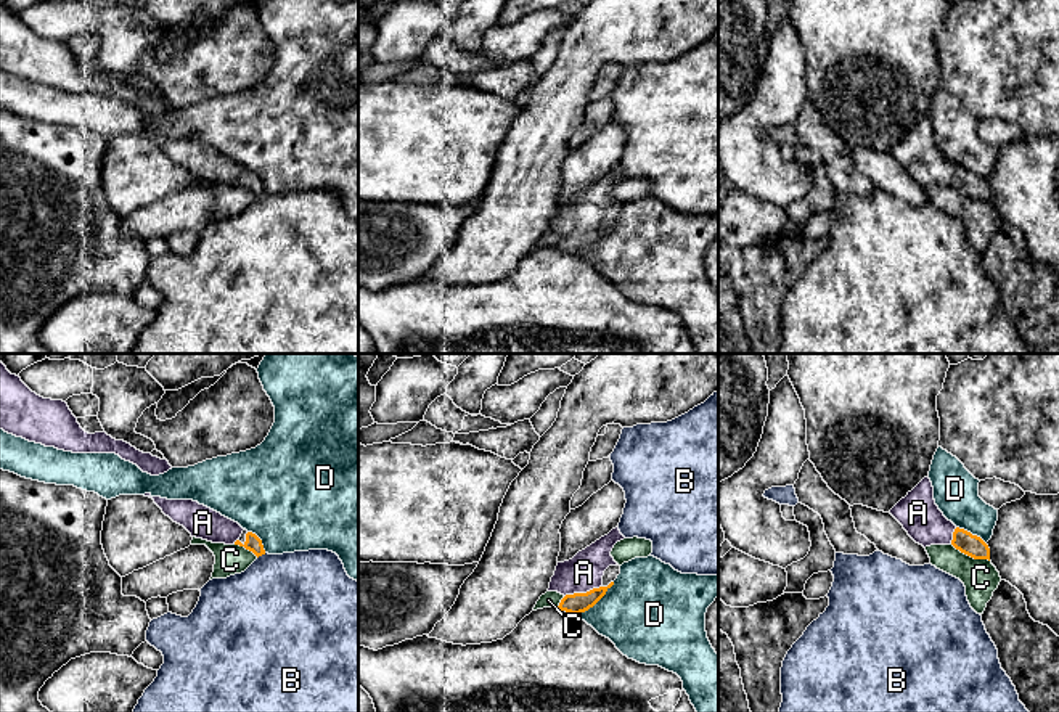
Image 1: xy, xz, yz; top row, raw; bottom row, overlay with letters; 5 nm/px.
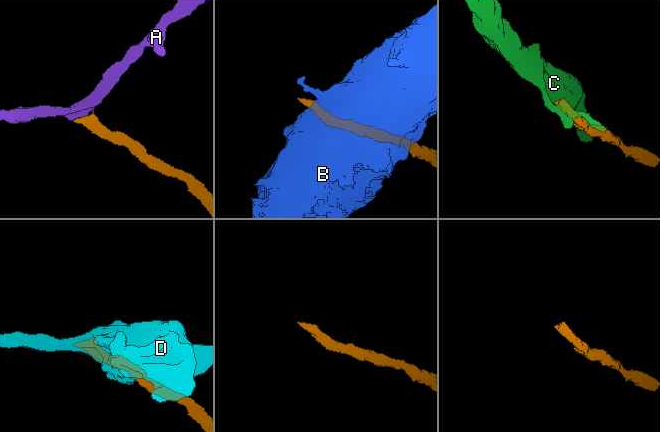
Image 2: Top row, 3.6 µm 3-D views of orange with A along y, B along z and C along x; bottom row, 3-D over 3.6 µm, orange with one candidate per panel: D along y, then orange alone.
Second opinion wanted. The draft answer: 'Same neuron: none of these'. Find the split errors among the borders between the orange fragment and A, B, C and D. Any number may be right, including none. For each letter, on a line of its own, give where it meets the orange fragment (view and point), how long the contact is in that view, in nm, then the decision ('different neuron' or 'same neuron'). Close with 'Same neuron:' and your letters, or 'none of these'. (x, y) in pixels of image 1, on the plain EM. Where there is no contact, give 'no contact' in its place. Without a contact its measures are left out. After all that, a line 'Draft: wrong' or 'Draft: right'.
A: xz (582, 233) | 200 nm | same neuron
B: xy (261, 195) | 50 nm | different neuron
C: yz (969, 195) | 220 nm | different neuron
D: xz (596, 241) | 240 nm | different neuron
Same neuron: A
Draft: wrong

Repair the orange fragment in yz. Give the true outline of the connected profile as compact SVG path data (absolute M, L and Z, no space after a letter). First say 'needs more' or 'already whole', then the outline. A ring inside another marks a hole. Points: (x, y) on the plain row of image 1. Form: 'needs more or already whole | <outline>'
needs more | M924 117L905 138L902 138L890 154L903 166L908 175L919 185L953 185L961 193L974 199L988 199L990 188L977 175L956 167L938 149L934 140L934 127Z

